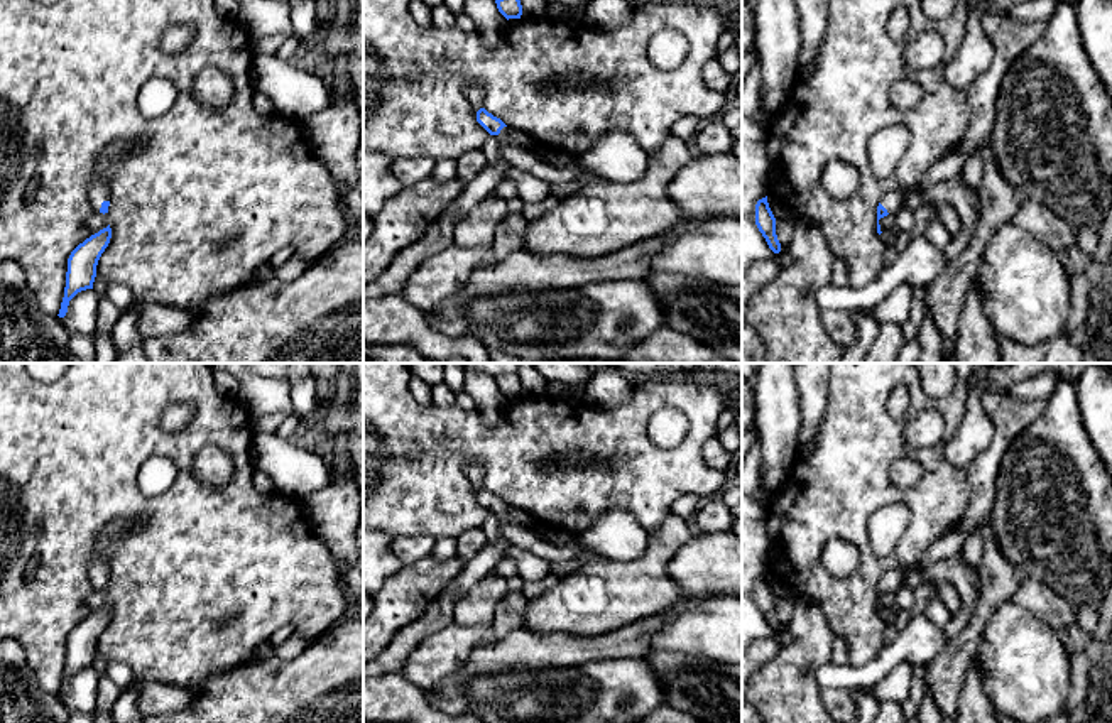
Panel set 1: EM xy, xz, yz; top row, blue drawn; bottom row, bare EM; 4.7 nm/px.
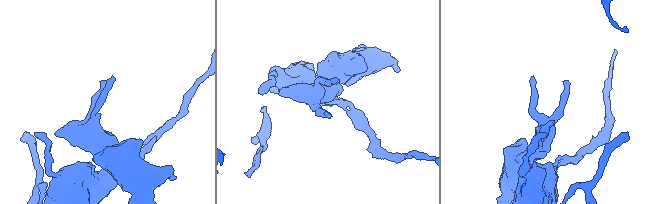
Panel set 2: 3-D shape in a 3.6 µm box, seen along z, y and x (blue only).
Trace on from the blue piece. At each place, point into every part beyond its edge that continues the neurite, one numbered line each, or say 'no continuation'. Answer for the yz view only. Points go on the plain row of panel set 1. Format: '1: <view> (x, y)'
1: yz (1009, 414)

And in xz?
1: xz (504, 516)

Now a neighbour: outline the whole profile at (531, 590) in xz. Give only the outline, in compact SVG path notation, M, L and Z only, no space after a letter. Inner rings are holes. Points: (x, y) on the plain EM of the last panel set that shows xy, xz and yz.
M549 573L544 578L541 578L539 581L526 583L522 588L522 593L527 598L527 601L531 601L531 600L537 598L539 595L542 595L544 591L556 586L558 581L559 581L559 578L556 574Z

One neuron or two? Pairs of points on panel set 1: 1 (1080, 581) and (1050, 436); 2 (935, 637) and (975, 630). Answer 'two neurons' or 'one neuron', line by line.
1: one neuron
2: two neurons

